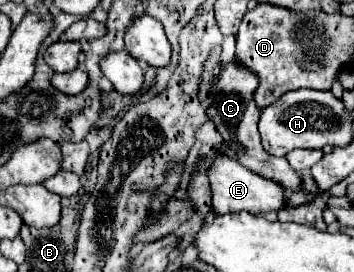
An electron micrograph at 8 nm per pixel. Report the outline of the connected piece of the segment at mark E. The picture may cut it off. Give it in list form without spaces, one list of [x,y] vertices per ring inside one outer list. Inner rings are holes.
[[[217,153],[211,167],[209,167],[209,183],[213,191],[213,207],[215,215],[225,215],[225,213],[237,213],[237,211],[247,211],[251,215],[265,215],[271,211],[279,211],[285,205],[283,199],[283,189],[275,185],[275,181],[263,181],[257,173],[251,173],[243,165],[239,165],[235,159],[229,155]]]

